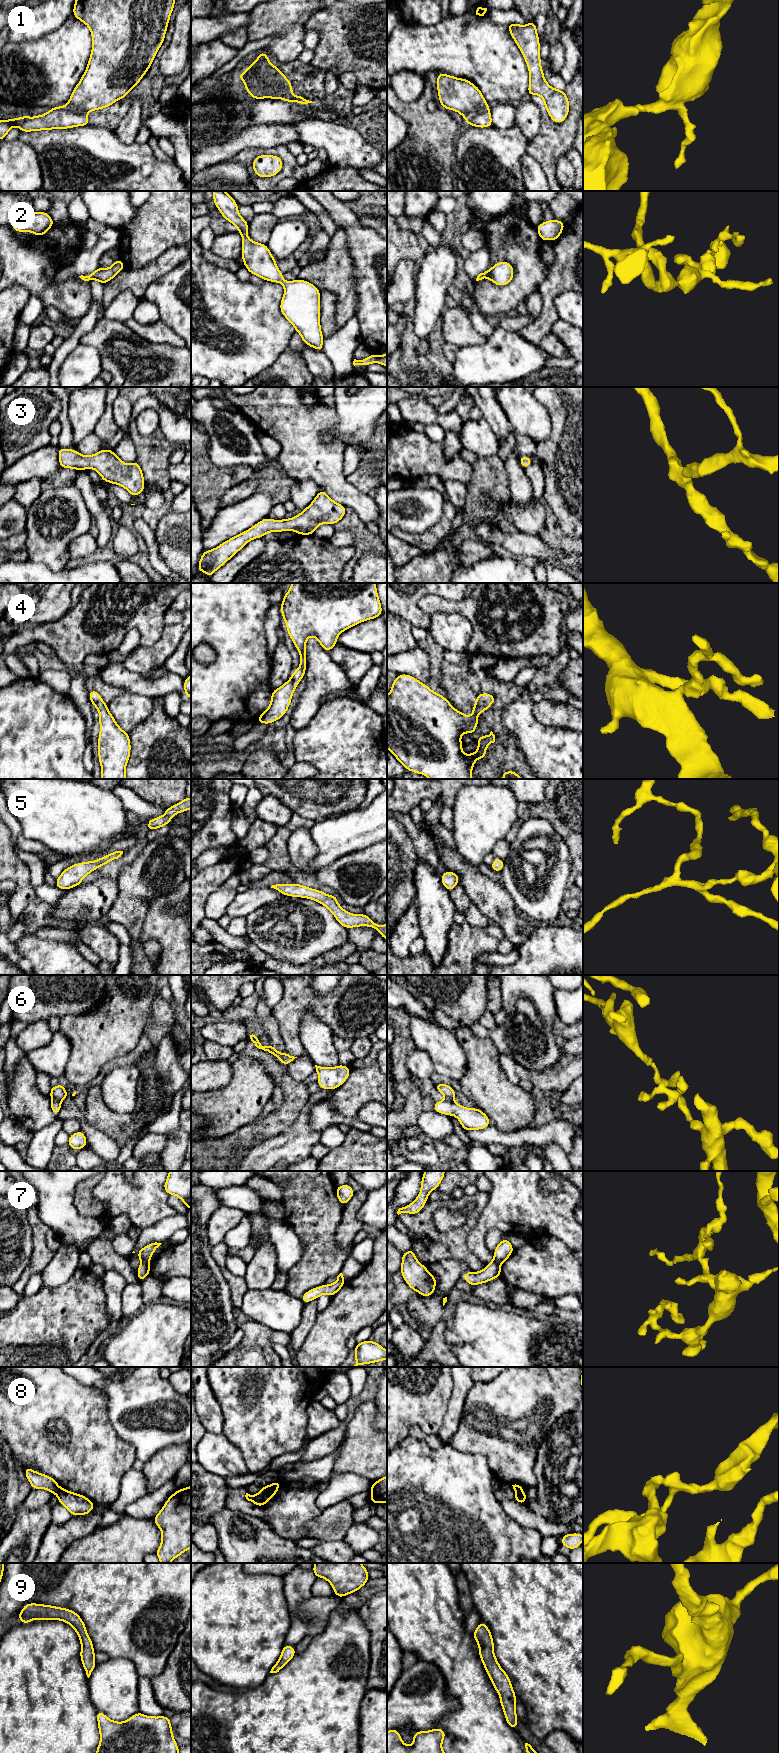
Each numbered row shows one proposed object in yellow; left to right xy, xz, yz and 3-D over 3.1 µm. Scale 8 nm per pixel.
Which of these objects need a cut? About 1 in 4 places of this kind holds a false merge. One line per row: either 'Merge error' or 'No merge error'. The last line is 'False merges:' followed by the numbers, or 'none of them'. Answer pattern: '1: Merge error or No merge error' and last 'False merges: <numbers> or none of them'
1: Merge error
2: No merge error
3: No merge error
4: No merge error
5: No merge error
6: Merge error
7: Merge error
8: Merge error
9: No merge error
False merges: 1, 6, 7, 8

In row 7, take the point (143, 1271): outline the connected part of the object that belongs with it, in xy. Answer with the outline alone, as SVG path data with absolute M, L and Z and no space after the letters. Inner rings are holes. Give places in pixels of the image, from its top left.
M141 1263L137 1270L138 1281L142 1282L150 1274L150 1263Z

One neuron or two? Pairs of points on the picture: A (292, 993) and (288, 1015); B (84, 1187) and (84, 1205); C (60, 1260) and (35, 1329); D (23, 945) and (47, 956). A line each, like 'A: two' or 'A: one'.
A: one
B: one
C: two
D: one

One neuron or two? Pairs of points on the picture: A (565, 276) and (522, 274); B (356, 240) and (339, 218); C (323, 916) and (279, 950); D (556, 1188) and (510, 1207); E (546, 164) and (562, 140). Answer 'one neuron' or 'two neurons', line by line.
A: two neurons
B: one neuron
C: one neuron
D: one neuron
E: one neuron

